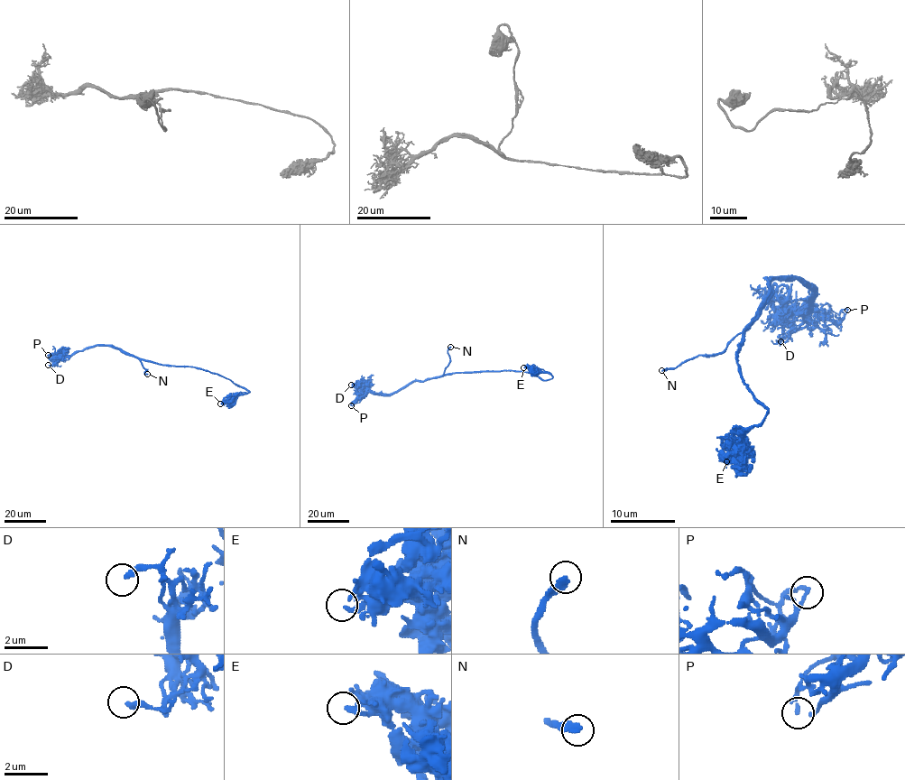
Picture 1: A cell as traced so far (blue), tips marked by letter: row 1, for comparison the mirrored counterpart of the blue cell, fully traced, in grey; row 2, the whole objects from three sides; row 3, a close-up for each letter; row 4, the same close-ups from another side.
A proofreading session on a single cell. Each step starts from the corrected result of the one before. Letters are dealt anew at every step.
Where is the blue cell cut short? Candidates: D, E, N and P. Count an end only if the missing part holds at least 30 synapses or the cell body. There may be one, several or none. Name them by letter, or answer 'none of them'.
N

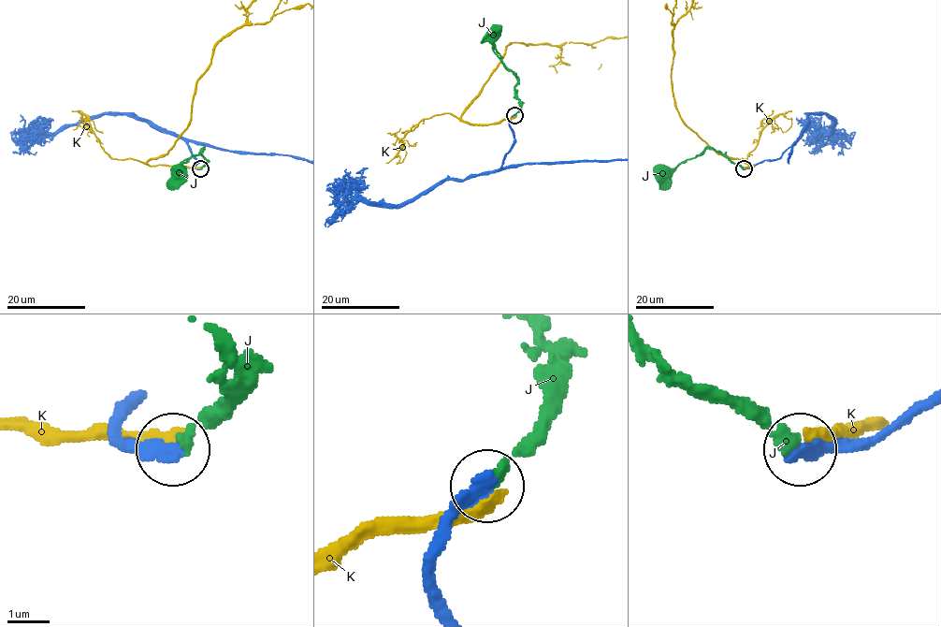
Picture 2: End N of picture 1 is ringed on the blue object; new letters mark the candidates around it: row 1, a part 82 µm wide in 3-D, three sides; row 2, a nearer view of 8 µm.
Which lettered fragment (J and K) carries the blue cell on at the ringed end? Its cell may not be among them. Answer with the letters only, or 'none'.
J

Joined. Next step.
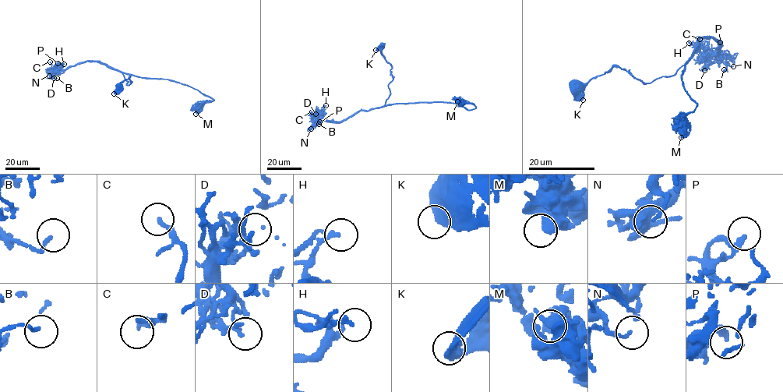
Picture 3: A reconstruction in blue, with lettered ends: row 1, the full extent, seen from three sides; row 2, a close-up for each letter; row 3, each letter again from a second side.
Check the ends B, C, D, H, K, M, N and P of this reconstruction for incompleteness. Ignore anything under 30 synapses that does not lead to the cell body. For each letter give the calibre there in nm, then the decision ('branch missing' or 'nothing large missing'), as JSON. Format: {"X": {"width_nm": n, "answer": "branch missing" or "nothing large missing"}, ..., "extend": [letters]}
{"B": {"width_nm": 150, "answer": "nothing large missing"}, "C": {"width_nm": 200, "answer": "nothing large missing"}, "D": {"width_nm": 160, "answer": "nothing large missing"}, "H": {"width_nm": 170, "answer": "nothing large missing"}, "K": {"width_nm": 420, "answer": "nothing large missing"}, "M": {"width_nm": 550, "answer": "nothing large missing"}, "N": {"width_nm": 130, "answer": "nothing large missing"}, "P": {"width_nm": 160, "answer": "nothing large missing"}, "extend": []}

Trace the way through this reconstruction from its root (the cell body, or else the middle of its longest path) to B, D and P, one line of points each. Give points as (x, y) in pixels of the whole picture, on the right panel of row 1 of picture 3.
B: (576, 86), (613, 67), (645, 83), (673, 75), (692, 57), (700, 38), (719, 44), (716, 56), (724, 69)
D: (576, 86), (613, 67), (645, 83), (673, 75), (700, 38), (713, 38), (719, 51), (706, 54), (704, 70)
P: (576, 86), (613, 67), (649, 83), (673, 75), (692, 57), (700, 38), (719, 44), (717, 55), (720, 42)

